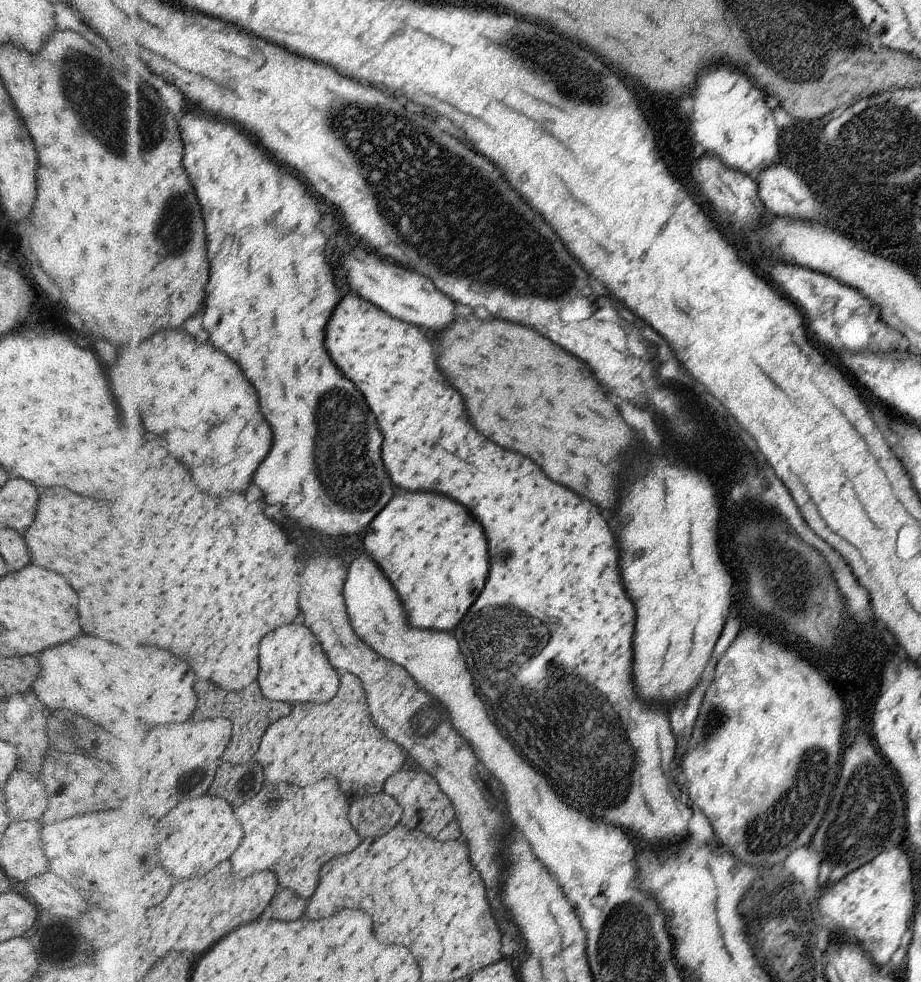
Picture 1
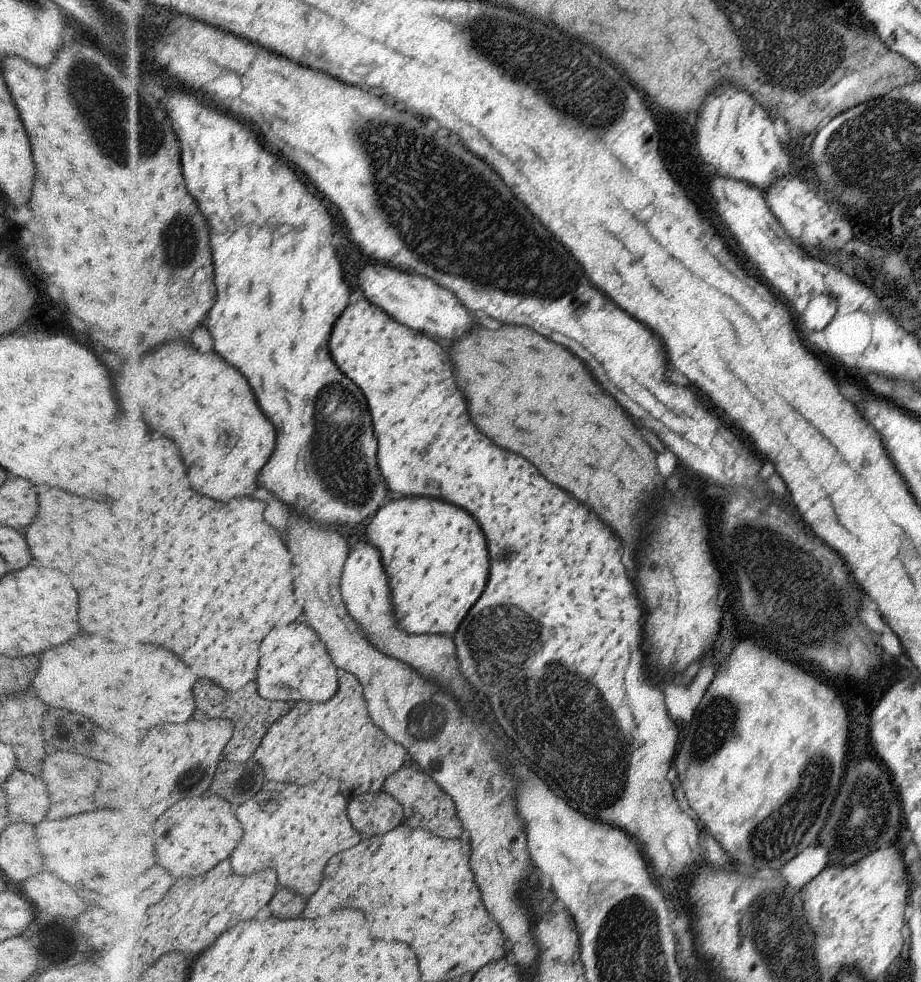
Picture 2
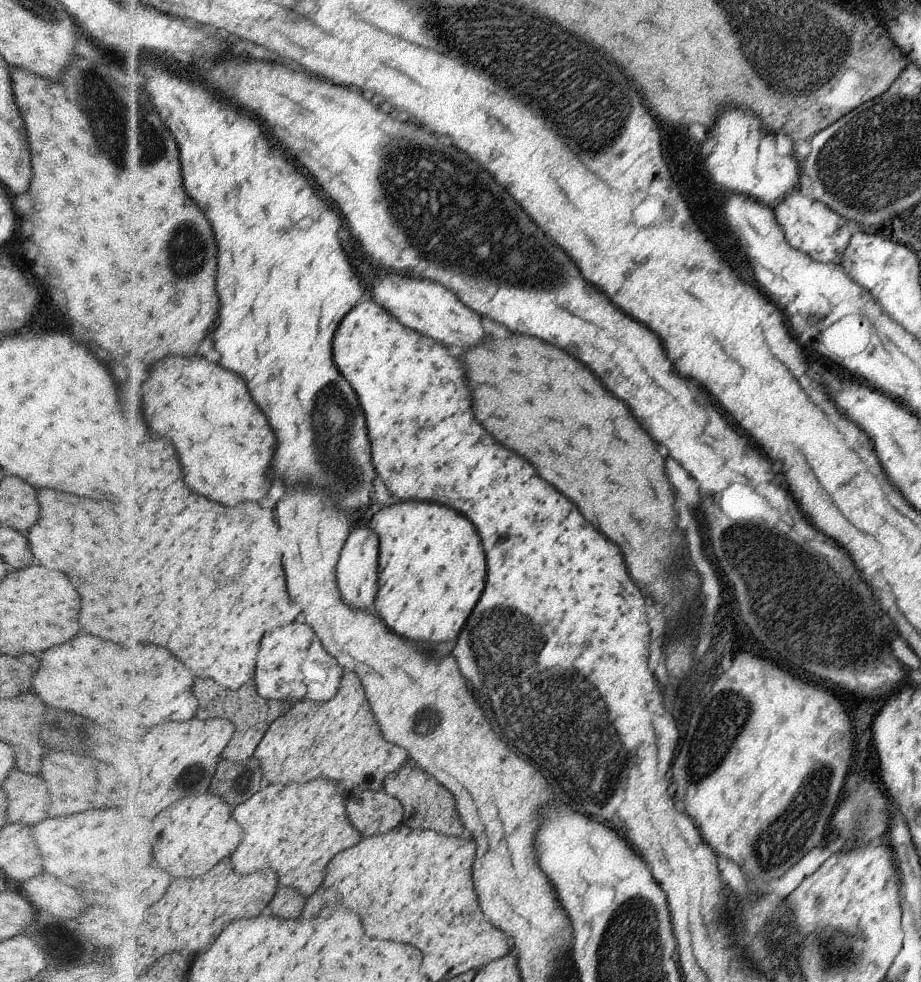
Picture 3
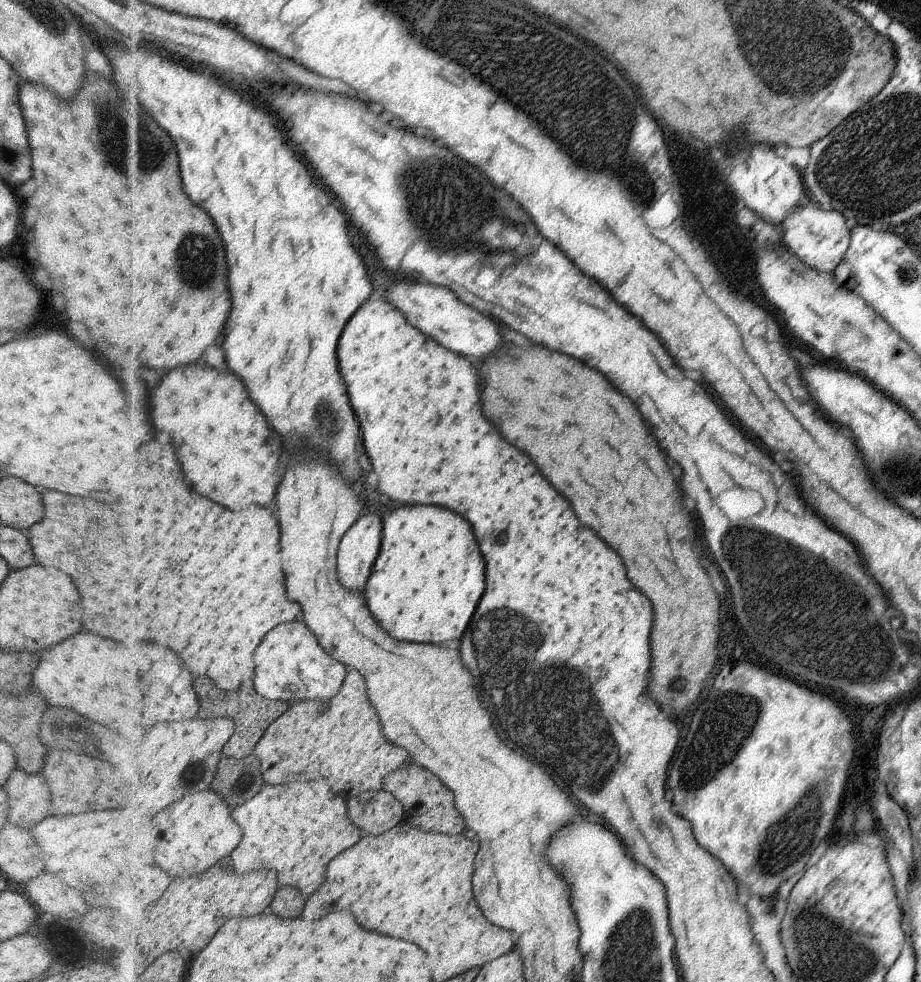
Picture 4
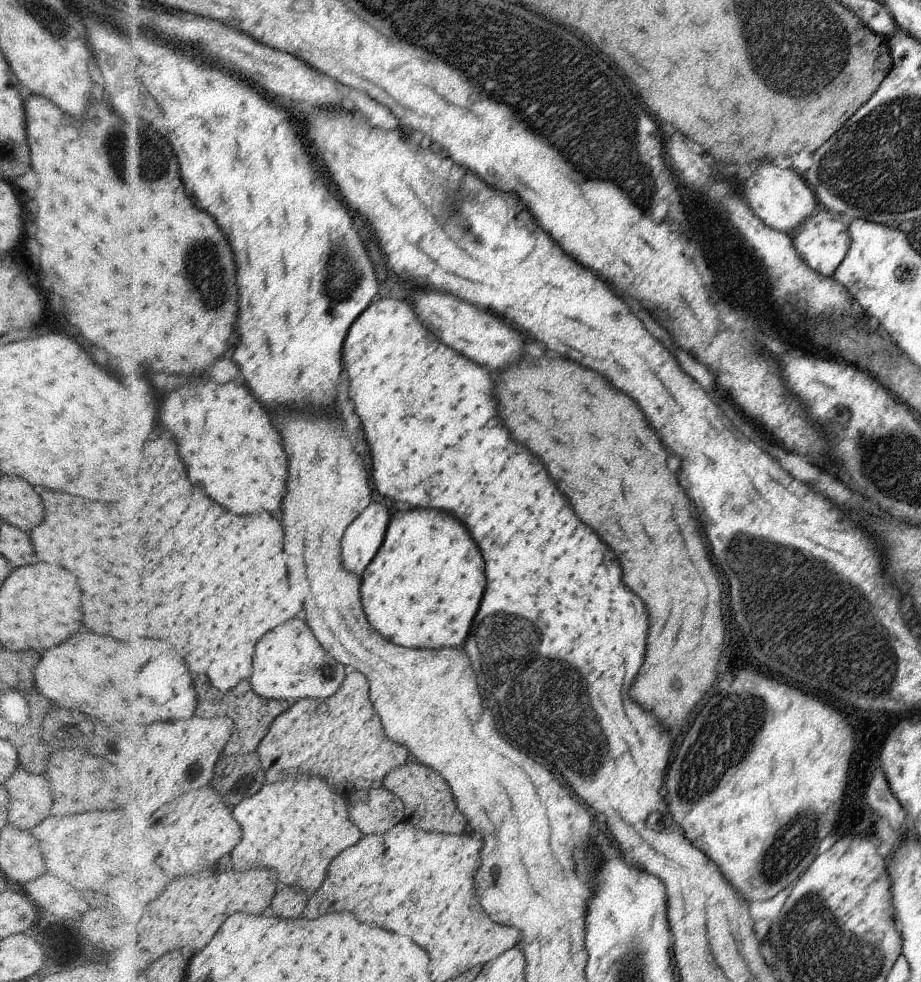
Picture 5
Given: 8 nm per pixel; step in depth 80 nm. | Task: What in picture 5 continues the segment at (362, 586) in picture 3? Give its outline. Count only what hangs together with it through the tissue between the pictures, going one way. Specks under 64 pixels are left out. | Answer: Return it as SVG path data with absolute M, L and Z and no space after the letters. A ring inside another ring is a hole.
M372 504L360 520L348 530L344 538L344 564L348 572L360 574L364 580L370 564L382 548L382 540L386 536L390 514L386 506Z

